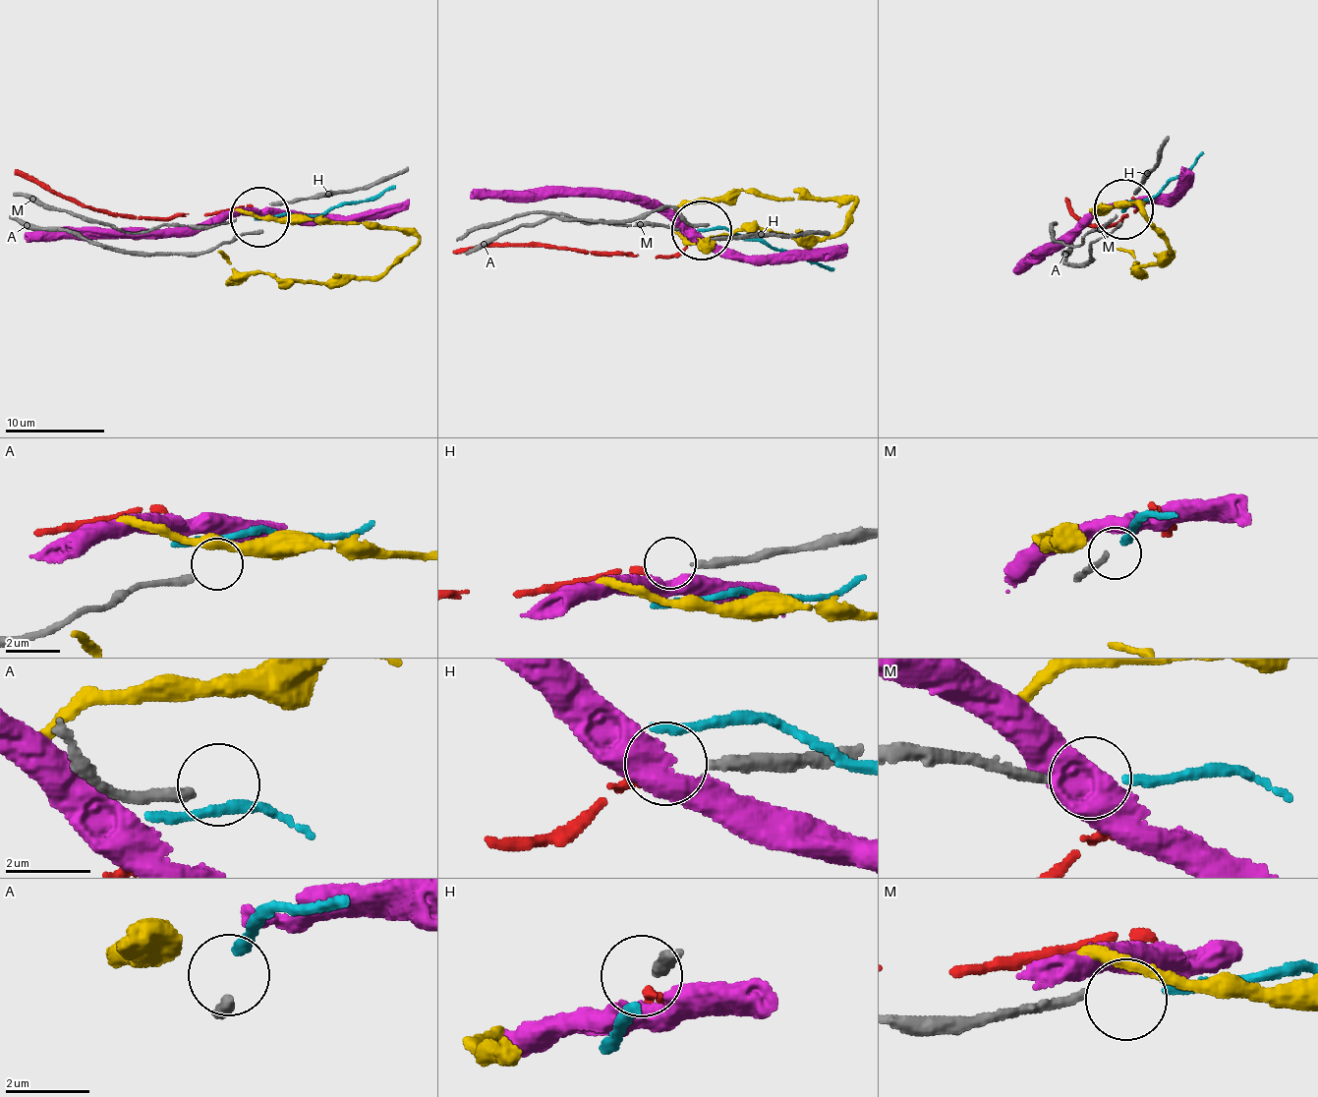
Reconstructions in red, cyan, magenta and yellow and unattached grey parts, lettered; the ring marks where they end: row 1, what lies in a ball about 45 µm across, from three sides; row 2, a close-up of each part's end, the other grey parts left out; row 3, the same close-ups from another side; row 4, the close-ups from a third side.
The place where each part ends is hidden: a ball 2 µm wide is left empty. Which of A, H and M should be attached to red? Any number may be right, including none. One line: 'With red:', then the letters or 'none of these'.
With red: H

